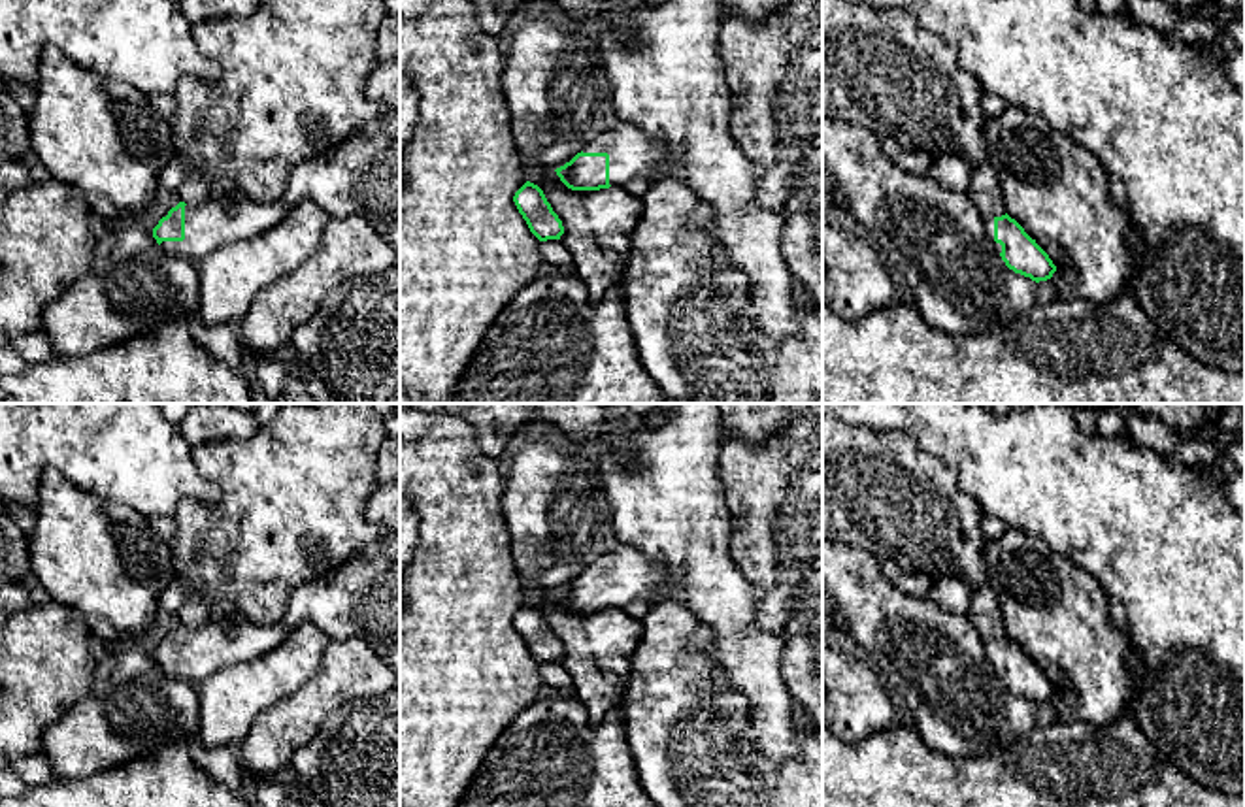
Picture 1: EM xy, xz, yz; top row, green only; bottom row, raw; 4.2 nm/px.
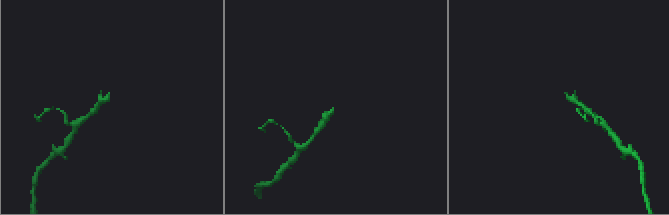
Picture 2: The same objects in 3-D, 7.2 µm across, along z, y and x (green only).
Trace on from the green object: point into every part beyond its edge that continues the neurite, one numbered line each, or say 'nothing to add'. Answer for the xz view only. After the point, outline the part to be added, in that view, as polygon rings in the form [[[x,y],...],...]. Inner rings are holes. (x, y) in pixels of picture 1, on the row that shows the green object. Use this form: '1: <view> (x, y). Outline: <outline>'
1: xz (632, 155). Outline: [[[619,121],[613,130],[594,138],[583,153],[609,155],[609,185],[624,187],[630,179],[656,179],[673,156],[641,128]]]

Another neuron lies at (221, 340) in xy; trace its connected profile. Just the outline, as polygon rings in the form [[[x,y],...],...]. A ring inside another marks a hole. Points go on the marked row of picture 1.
[[[192,315],[187,321],[191,336],[208,349],[215,358],[224,362],[228,368],[243,373],[245,351],[241,347],[240,334],[228,324],[208,326],[200,315]]]

